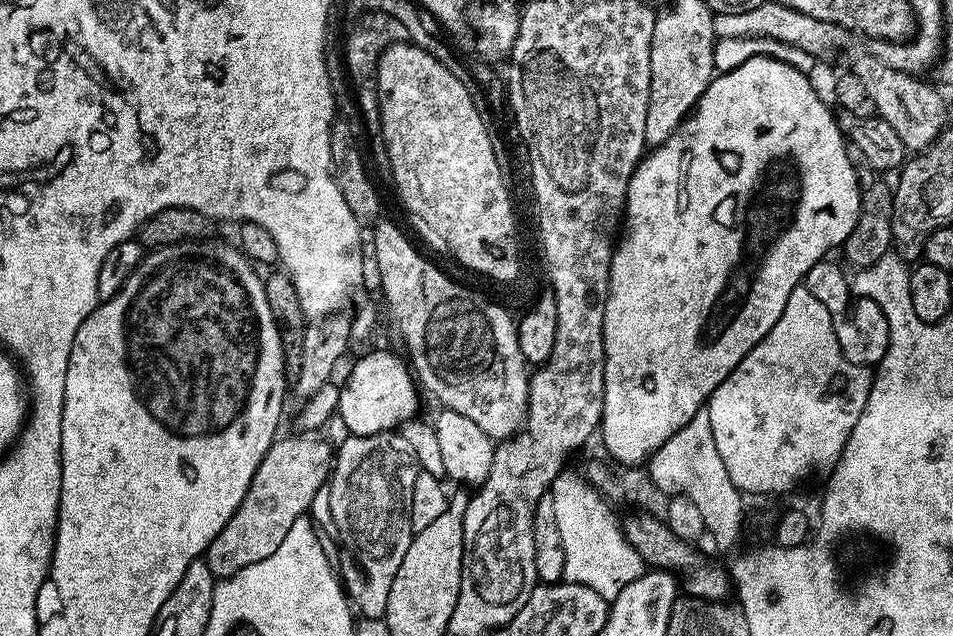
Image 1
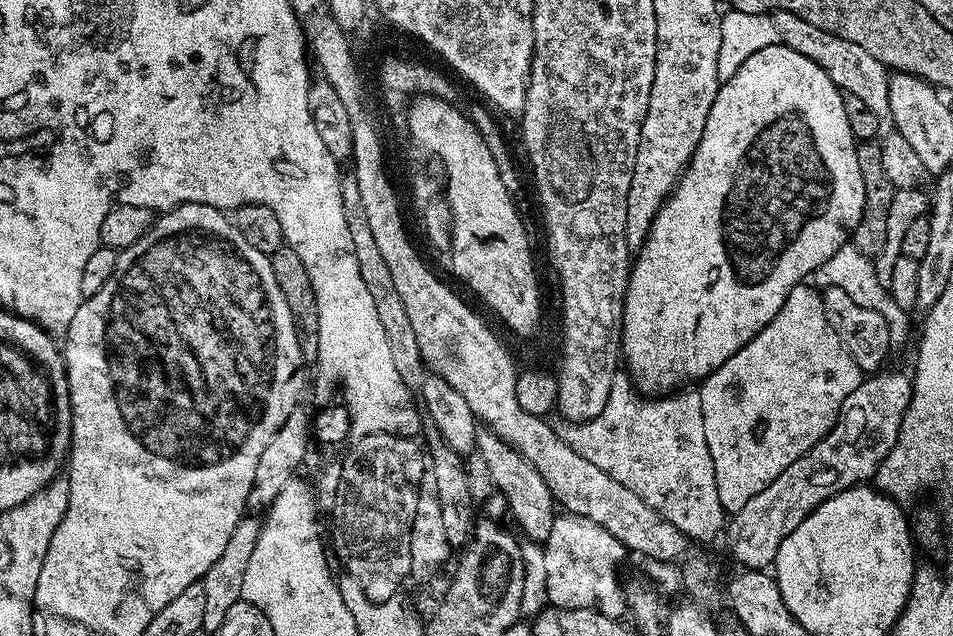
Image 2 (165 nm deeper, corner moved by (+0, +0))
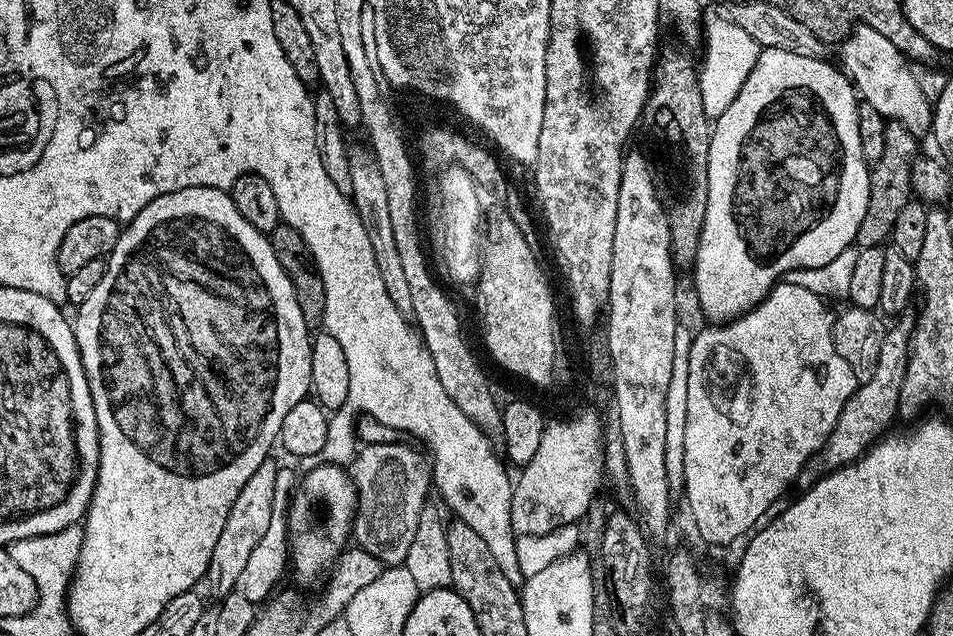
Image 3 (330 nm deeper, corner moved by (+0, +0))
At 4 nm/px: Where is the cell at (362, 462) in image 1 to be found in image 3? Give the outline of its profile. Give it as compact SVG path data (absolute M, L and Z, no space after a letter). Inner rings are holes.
M368 444L357 451L350 464L350 475L356 483L356 518L352 522L352 536L359 548L378 558L384 566L403 565L406 554L410 554L410 542L414 542L414 530L418 530L418 518L430 500L428 488L430 492L434 481L429 461L421 452L415 452L408 444Z

